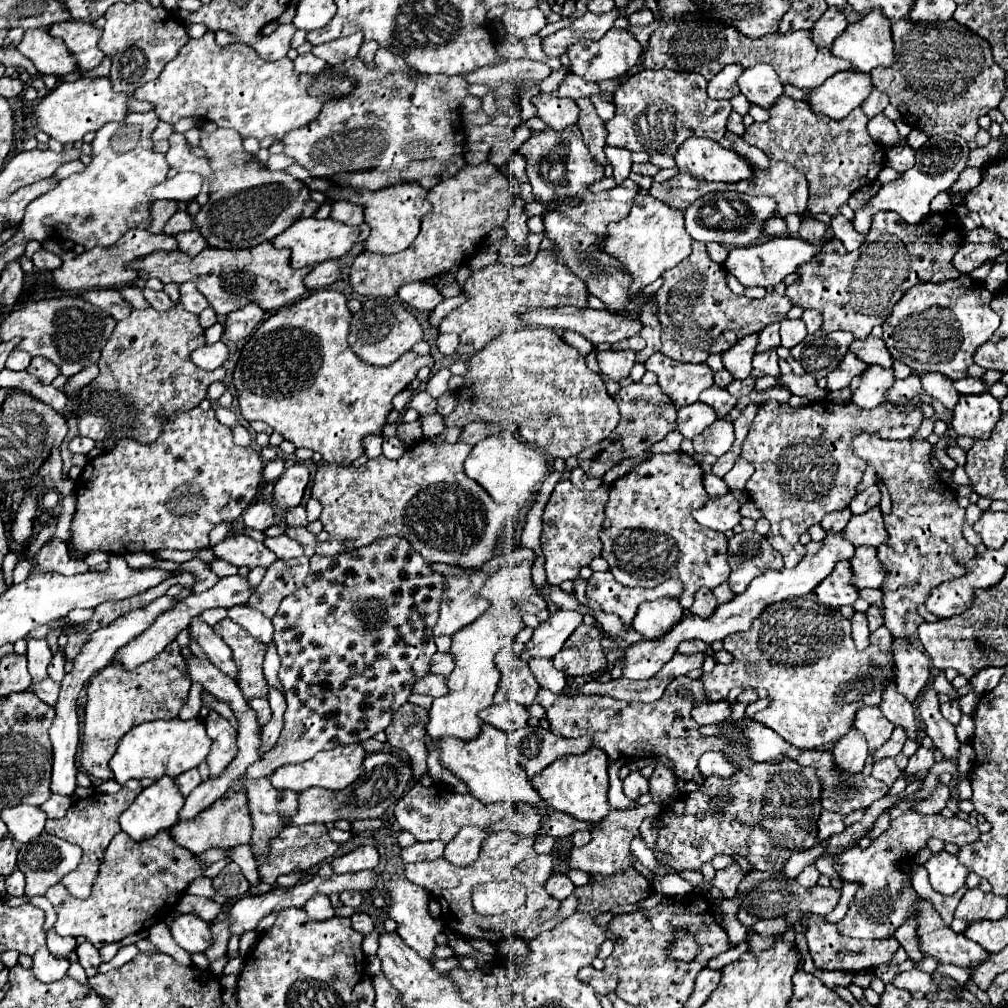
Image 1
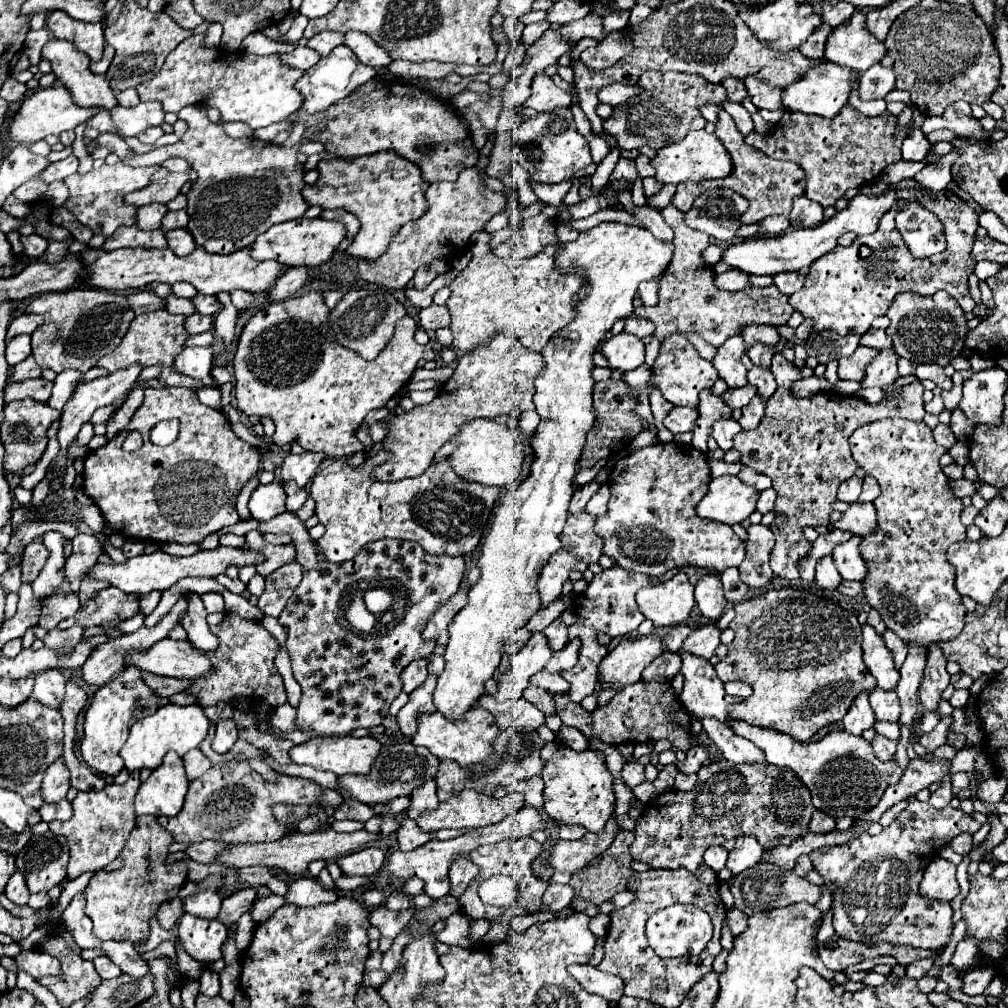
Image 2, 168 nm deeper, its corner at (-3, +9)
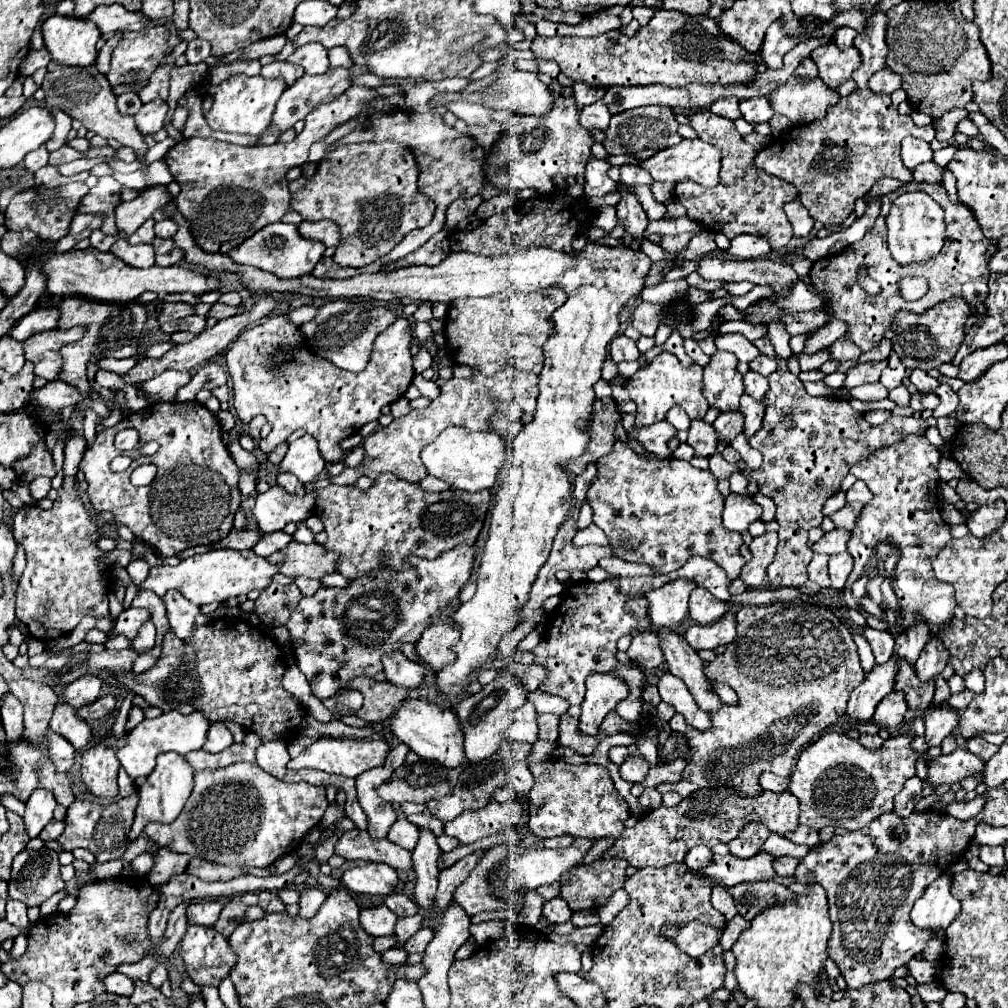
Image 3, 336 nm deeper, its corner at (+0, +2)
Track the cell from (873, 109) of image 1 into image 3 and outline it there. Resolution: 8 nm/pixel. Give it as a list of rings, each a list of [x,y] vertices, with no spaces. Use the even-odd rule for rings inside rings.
[[[883,68],[879,72],[875,72],[869,78],[869,90],[877,92],[877,94],[891,94],[895,90],[901,88],[901,76],[897,76],[895,72],[891,72],[889,68]]]

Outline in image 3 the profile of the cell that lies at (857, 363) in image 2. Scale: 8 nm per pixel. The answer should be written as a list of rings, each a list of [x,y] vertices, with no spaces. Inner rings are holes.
[[[887,360],[883,362],[865,362],[865,364],[857,364],[853,368],[849,368],[847,378],[845,378],[845,388],[855,388],[861,384],[869,384],[881,378],[883,370],[887,368]]]

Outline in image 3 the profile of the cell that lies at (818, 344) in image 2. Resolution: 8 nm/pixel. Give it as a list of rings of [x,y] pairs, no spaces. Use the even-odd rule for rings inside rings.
[[[839,338],[837,342],[833,342],[827,350],[829,350],[831,360],[835,360],[835,362],[849,362],[849,360],[857,362],[859,354],[861,354],[859,348],[855,348],[849,340],[843,340],[843,338]]]

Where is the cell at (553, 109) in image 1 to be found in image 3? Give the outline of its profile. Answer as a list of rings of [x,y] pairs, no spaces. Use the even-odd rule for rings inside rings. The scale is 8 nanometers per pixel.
[[[503,62],[499,70],[499,80],[487,88],[487,96],[483,100],[485,106],[531,116],[547,116],[551,112],[555,94],[535,72],[521,72],[511,62]],[[497,92],[501,94],[499,98],[495,98]]]

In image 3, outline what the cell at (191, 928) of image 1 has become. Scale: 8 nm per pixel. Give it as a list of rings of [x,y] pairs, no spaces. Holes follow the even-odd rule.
[[[187,926],[179,950],[185,970],[197,986],[219,986],[229,974],[231,964],[235,964],[229,940],[215,928]]]

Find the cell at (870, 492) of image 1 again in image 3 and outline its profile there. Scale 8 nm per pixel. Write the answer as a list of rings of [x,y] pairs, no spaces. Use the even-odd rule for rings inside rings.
[[[857,480],[849,490],[847,490],[847,502],[863,502],[867,504],[873,498],[873,492],[867,488],[867,484],[863,484],[861,480]]]

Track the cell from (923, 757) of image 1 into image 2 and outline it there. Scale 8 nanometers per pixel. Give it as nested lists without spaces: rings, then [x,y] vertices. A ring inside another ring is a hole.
[[[948,715],[948,717],[942,717],[942,719],[938,721],[938,725],[936,725],[930,733],[926,733],[926,735],[922,735],[922,737],[918,739],[920,745],[924,745],[930,753],[932,753],[934,749],[938,749],[940,745],[944,745],[950,723],[952,723],[952,717],[950,717],[950,715]]]

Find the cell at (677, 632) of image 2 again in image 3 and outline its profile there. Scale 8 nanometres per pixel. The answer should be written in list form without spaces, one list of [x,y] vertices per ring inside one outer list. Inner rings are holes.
[[[641,632],[633,638],[629,650],[629,658],[635,662],[635,666],[651,670],[665,662],[665,656],[661,652],[661,638],[653,632]]]

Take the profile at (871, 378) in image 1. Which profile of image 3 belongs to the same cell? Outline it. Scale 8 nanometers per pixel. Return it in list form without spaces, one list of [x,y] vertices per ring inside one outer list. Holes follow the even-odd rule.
[[[891,352],[891,356],[887,358],[889,360],[889,366],[883,370],[883,376],[881,376],[881,384],[891,390],[895,386],[901,384],[903,376],[905,376],[905,366],[901,364],[899,356],[895,356],[895,352]]]

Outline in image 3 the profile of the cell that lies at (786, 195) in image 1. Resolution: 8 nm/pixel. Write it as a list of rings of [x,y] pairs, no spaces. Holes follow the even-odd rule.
[[[701,110],[697,114],[691,114],[691,126],[695,128],[697,136],[703,142],[715,144],[721,148],[723,160],[721,160],[721,182],[717,188],[699,188],[697,184],[677,184],[675,196],[677,200],[687,208],[687,216],[691,220],[701,220],[701,224],[711,232],[721,232],[731,240],[739,234],[761,234],[767,236],[773,250],[785,248],[789,240],[793,238],[791,224],[785,216],[783,204],[797,198],[797,190],[793,184],[779,180],[767,172],[759,172],[753,166],[755,148],[743,142],[743,136],[735,130],[731,120],[725,120],[723,116],[715,116],[709,110]]]

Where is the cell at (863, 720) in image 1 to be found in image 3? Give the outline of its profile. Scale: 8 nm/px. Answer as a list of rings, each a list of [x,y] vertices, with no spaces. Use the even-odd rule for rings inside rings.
[[[891,692],[885,700],[879,702],[873,720],[881,728],[893,728],[893,726],[899,726],[903,722],[905,712],[907,712],[905,694],[903,692]]]

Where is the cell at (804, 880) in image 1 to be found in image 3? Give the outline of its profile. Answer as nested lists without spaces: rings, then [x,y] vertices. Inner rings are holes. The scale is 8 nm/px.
[[[781,856],[781,858],[775,862],[775,872],[777,872],[777,876],[793,876],[797,864],[799,864],[797,858]]]

